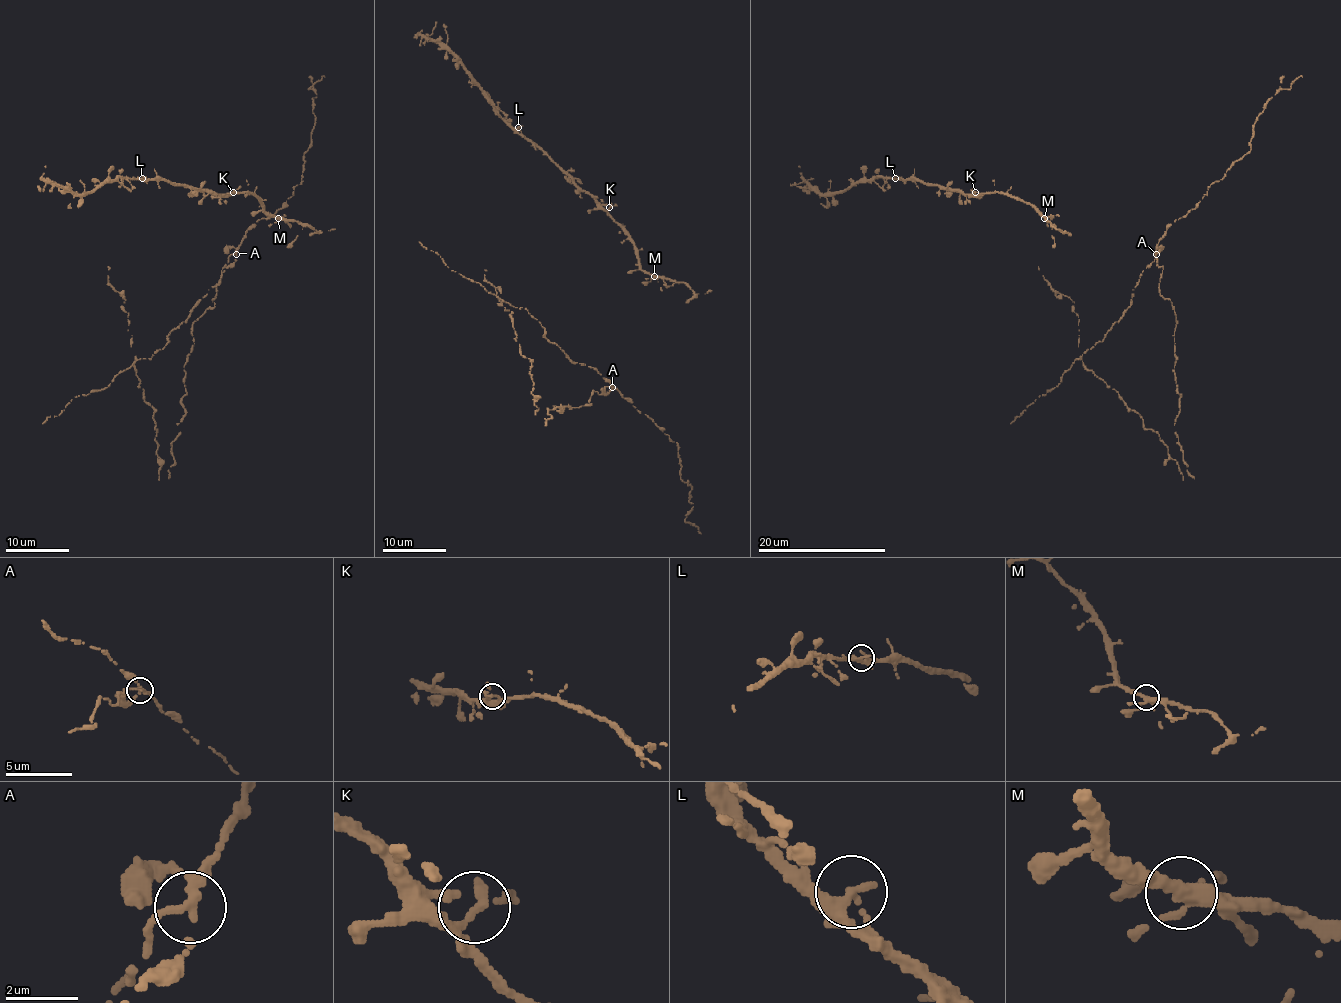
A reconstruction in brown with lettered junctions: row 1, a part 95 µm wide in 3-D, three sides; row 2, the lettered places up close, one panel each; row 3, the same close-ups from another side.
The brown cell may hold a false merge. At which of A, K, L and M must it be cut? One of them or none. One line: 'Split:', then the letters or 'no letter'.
Split: A

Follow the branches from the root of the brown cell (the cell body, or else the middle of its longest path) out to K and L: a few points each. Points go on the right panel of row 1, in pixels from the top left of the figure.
K: (1054, 218), (1044, 218), (1030, 204), (1006, 194), (975, 192)
L: (1054, 218), (1044, 218), (1030, 204), (1006, 194), (962, 194), (946, 188), (927, 186), (918, 180), (895, 178)

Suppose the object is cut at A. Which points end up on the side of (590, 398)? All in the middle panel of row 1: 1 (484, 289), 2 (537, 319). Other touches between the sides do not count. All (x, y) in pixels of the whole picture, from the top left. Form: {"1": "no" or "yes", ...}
{"1": "no", "2": "no"}

